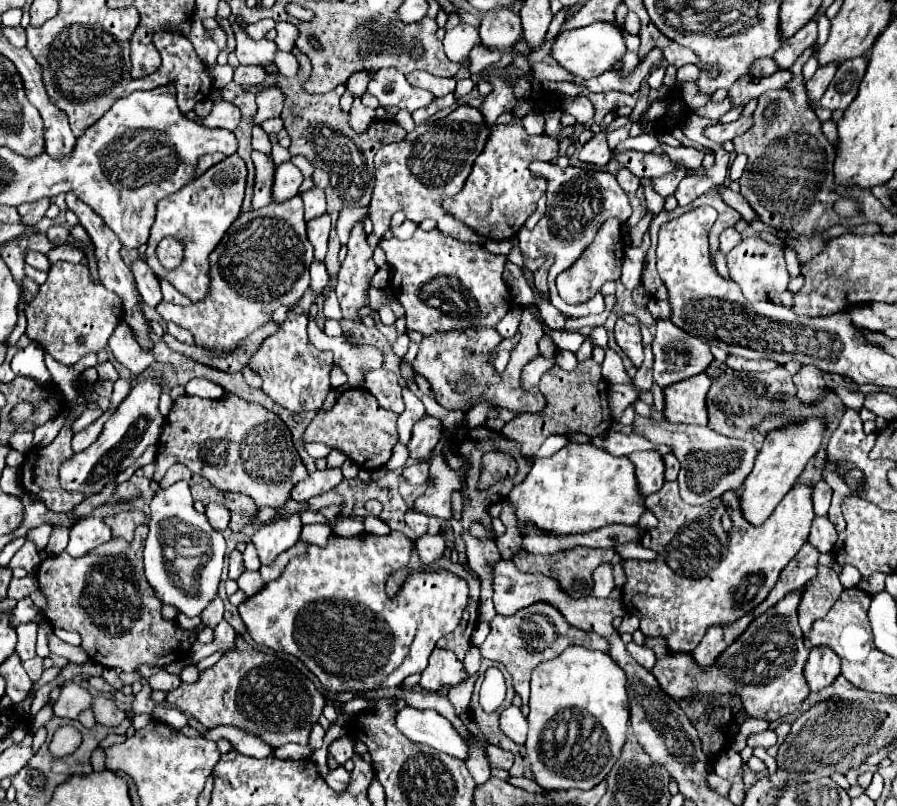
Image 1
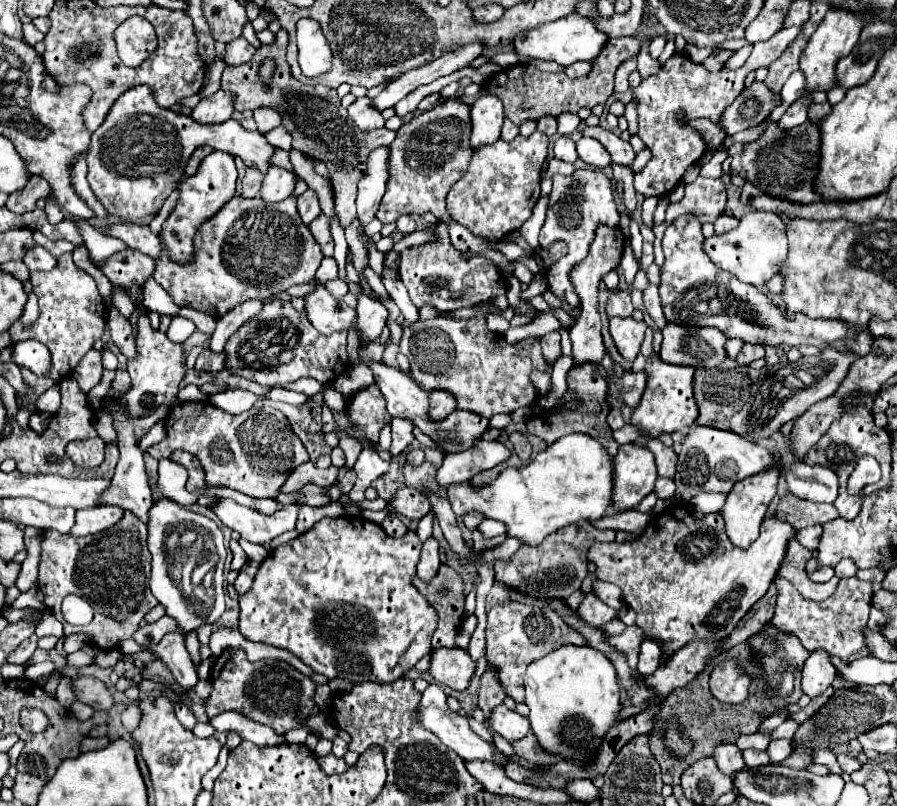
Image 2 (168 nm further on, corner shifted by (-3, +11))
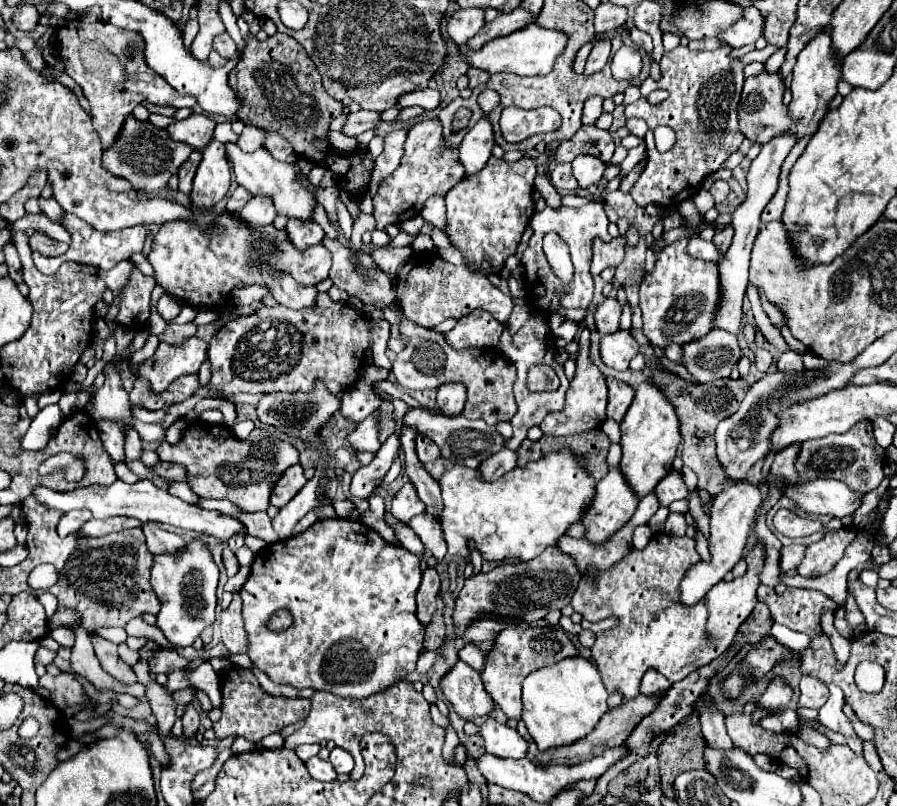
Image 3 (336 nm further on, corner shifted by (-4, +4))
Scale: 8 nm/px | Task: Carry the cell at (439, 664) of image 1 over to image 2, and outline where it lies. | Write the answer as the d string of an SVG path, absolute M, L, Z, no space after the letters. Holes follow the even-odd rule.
M438 647L430 653L430 675L440 685L448 685L452 689L466 689L474 671L476 663L466 649Z

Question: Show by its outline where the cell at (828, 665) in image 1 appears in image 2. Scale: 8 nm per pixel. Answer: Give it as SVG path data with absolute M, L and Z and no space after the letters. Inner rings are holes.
M816 649L810 653L810 657L804 663L802 669L802 689L806 695L816 697L820 695L824 689L828 689L832 685L832 681L836 679L838 671L830 661L830 655L822 649Z

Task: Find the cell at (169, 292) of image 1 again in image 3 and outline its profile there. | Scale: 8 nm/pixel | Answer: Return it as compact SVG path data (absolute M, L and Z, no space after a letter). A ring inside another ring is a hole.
M65 212L63 216L62 226L70 233L72 237L72 243L69 245L69 249L65 254L61 256L55 256L55 258L47 258L39 252L33 252L33 262L35 266L43 272L43 274L53 274L55 270L59 270L59 266L63 262L74 261L77 263L97 266L101 270L109 270L113 268L117 262L121 260L129 260L135 252L141 252L143 250L143 242L145 242L145 226L131 226L131 228L123 228L123 230L117 230L117 232L99 232L95 230L91 224L87 224L85 220L77 218L75 214L69 214Z

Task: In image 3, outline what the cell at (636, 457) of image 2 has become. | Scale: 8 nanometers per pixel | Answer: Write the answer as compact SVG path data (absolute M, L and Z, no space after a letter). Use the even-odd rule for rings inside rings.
M611 468L609 474L595 486L595 496L581 516L585 526L585 538L593 544L607 542L619 528L623 528L633 516L639 500L631 494L619 468Z

